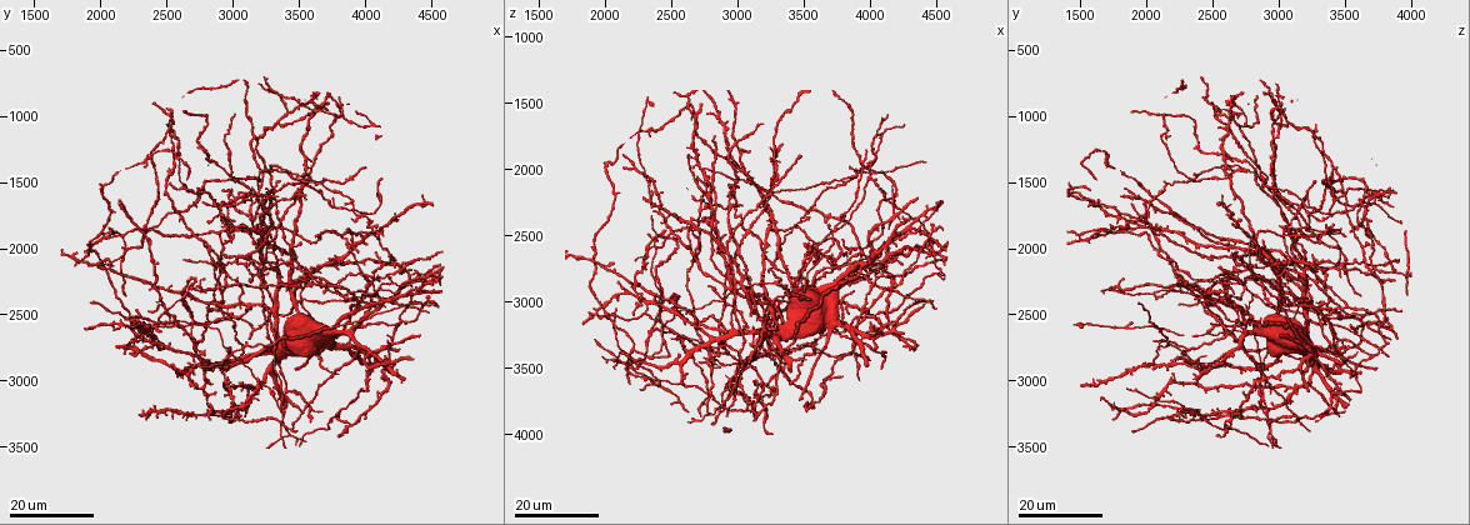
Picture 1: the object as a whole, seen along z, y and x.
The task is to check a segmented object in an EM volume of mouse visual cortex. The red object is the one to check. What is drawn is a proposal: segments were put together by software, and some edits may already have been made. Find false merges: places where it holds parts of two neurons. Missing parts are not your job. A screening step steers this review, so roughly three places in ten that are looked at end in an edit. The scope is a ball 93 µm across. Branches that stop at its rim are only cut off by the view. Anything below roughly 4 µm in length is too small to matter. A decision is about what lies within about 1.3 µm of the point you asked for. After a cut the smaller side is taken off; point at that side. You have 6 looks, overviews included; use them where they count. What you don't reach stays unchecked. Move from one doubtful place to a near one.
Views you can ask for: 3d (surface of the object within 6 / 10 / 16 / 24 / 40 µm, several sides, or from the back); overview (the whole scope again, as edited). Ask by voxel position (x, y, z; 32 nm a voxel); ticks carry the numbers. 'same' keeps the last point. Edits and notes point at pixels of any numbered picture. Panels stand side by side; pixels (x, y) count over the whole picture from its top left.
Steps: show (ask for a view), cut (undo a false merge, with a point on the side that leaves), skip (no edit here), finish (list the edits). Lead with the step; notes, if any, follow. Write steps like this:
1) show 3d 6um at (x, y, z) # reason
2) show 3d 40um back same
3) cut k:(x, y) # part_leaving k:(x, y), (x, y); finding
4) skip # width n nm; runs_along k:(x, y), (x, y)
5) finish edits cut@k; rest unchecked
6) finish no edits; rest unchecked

show 3d 24um at (4220, 2400, 2500) # small branch off a trunk

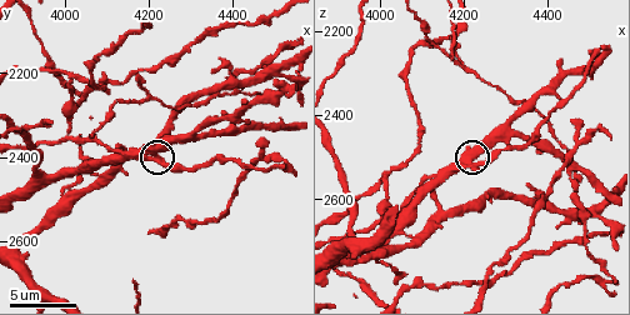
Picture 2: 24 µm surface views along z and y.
show 3d 6um at (4210, 2385, 2510)

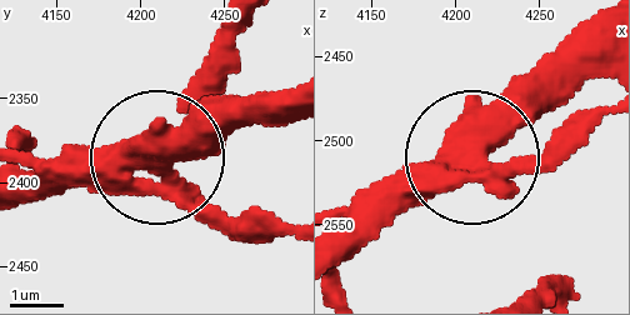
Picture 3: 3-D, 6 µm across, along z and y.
skip # side_arm 15 um; runs_along 3:(26, 200), (160, 164), (250, 231); continuous, no second neuron

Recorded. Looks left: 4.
show 3d 24um at (4200, 2840, 2320) # four or more arms meet

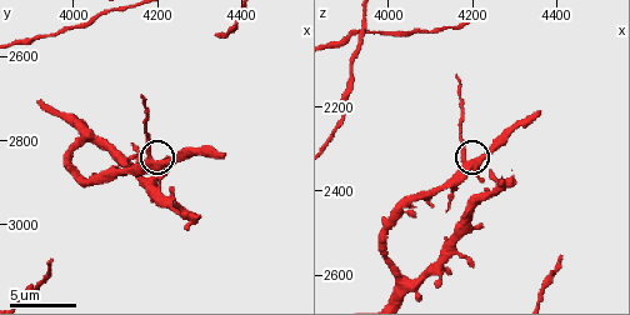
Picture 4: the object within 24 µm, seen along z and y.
show 3d 10um at (4180, 2845, 2335)

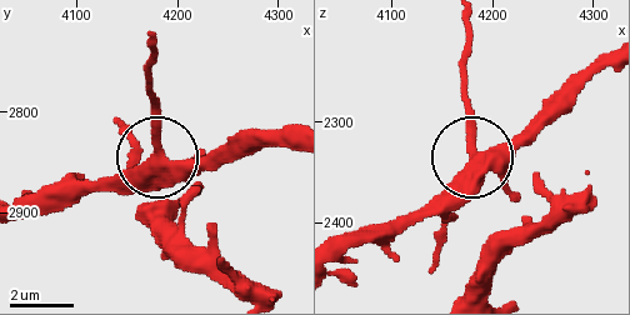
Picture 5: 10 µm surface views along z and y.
skip # arms 4; runs_along 5:(23, 200), (100, 193), (165, 160), (226, 160); all the same neuron

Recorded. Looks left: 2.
show 3d 24um at (4000, 2360, 2040) # looks like a crossing

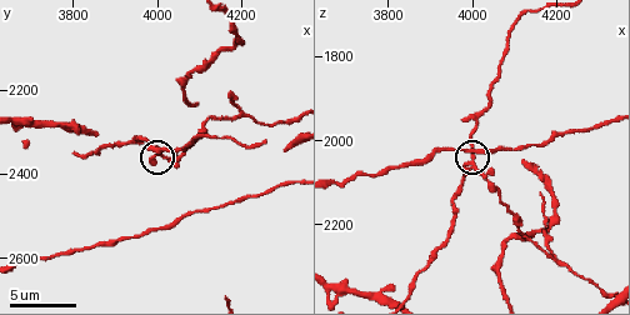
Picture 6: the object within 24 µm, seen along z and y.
show 3d 6um same

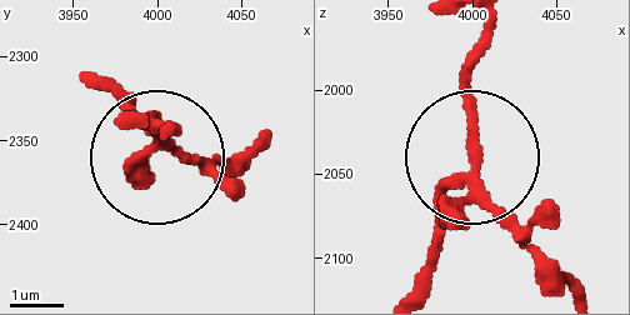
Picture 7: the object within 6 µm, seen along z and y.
skip # arms 4; all the same neuron

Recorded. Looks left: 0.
finish no edits; rest unchecked

